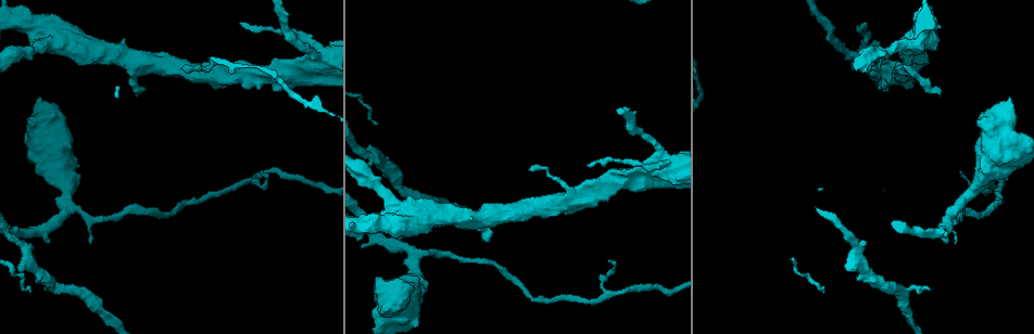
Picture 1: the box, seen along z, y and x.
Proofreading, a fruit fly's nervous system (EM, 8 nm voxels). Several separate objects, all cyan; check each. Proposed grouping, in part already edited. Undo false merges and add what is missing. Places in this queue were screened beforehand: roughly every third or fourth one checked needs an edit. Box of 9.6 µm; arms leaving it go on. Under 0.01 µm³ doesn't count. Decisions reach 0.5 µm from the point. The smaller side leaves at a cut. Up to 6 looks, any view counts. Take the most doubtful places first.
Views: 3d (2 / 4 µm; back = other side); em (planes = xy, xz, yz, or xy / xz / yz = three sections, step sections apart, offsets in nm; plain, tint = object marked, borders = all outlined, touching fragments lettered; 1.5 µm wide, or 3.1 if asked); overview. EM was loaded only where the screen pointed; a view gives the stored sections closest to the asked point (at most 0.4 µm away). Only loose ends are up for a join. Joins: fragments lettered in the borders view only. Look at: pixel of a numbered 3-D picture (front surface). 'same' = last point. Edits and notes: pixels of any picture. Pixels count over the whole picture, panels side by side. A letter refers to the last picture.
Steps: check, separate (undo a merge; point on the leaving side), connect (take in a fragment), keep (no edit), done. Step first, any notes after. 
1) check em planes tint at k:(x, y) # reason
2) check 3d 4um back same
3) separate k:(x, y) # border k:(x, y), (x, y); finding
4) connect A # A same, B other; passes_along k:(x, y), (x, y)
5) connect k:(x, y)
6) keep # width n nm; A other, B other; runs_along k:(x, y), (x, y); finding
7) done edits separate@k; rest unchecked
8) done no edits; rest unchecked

check em xz step 8 borders at 1:(39, 95) # branch stops here

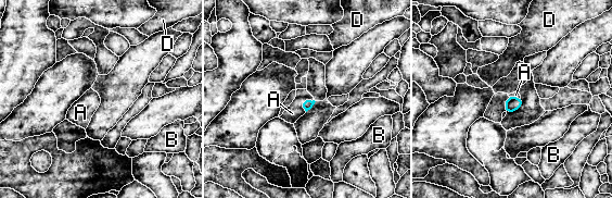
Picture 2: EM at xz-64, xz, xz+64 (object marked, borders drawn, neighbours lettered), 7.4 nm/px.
check em planes borders same # cut it another way

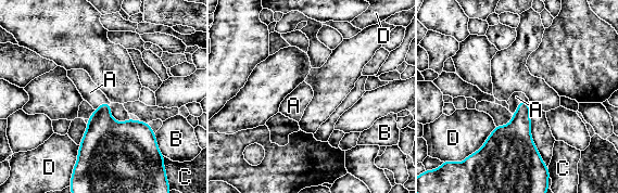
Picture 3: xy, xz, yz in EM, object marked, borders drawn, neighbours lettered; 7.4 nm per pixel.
connect A # A same, B other, C other, D other; passes_along 3:(515, 137), (518, 103), (516, 97); it goes on there

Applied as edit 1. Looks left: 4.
check overview

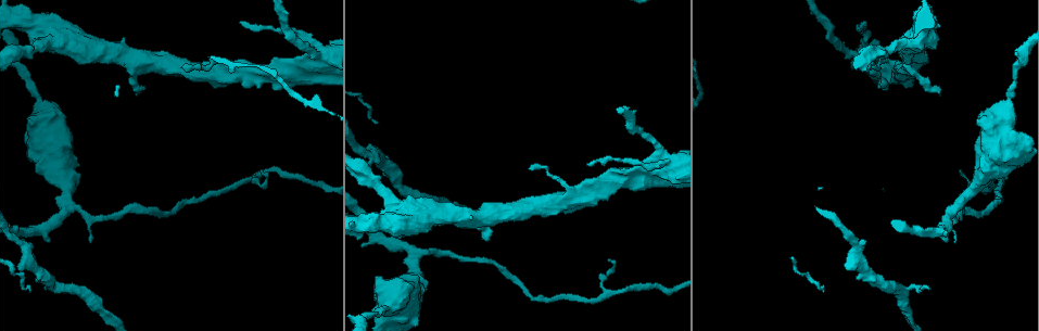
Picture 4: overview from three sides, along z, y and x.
check em planes borders at 4:(936, 48) # branch stops here

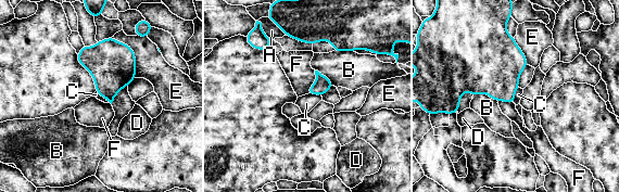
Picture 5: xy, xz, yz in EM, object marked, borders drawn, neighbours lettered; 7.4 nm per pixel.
keep # A other, B other, C other, D other, E other, F other; no lettered fragment goes on from it

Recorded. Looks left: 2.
done edits connect@3; rest unchecked

